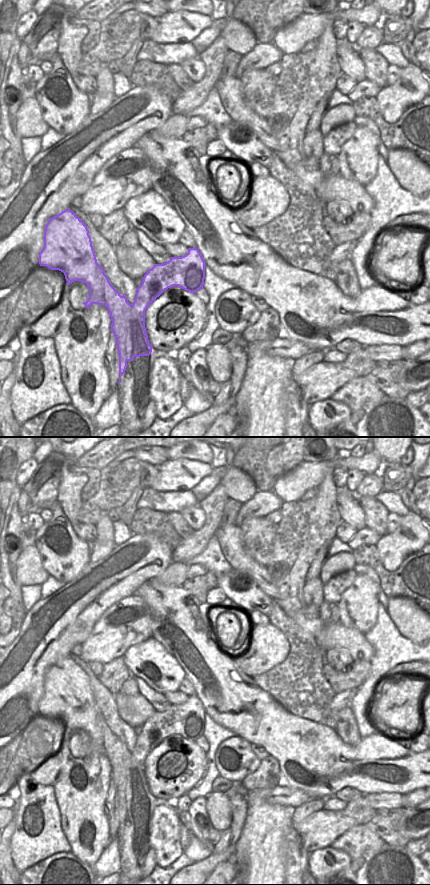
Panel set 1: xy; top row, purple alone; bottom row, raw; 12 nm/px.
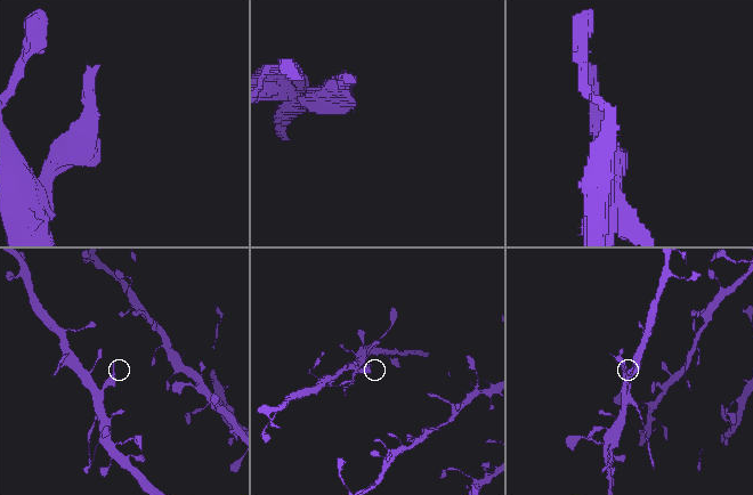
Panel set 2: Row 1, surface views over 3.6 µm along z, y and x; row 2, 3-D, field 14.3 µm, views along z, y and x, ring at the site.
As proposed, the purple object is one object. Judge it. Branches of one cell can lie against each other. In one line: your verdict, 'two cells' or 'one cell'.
two cells

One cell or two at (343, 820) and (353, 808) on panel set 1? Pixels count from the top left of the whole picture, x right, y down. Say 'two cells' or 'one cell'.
one cell

